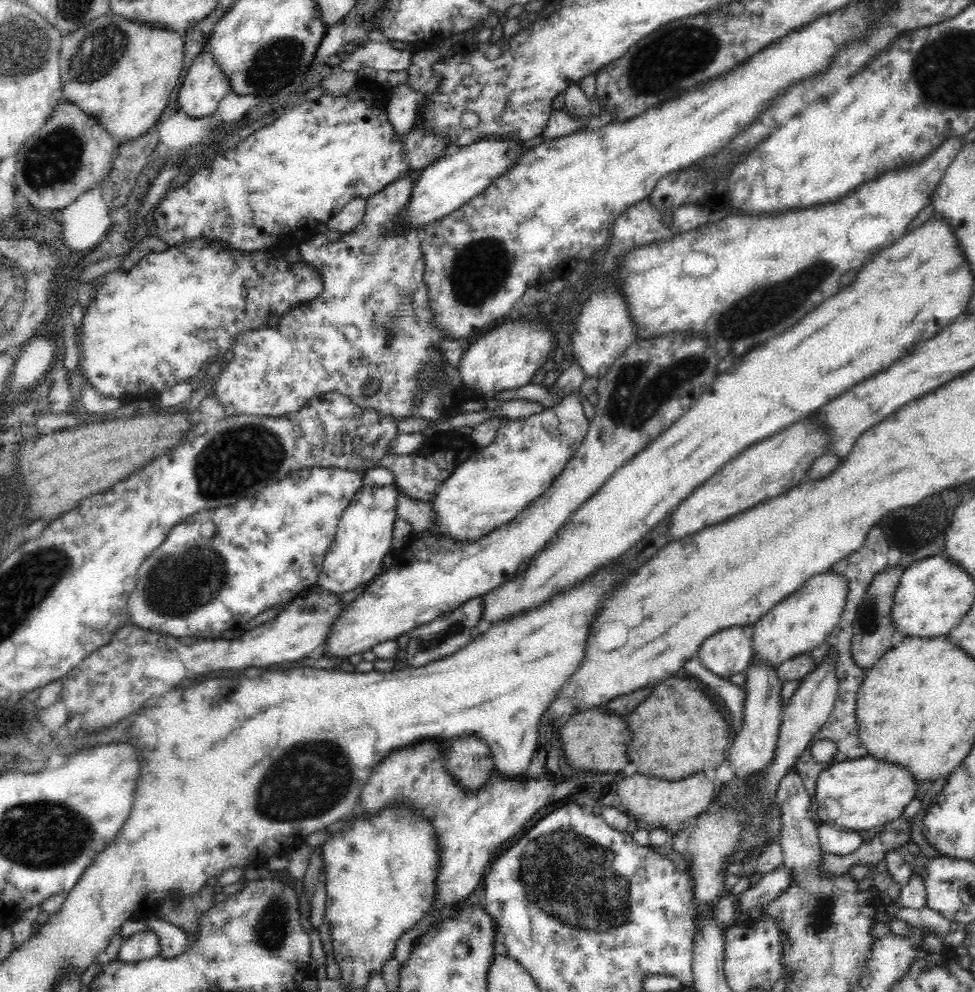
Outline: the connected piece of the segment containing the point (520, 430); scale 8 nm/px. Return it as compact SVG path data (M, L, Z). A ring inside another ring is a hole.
M570 393L563 395L554 406L544 408L542 412L521 419L502 418L494 440L453 470L447 479L437 487L434 499L434 514L438 514L438 534L452 536L459 542L478 541L494 529L507 525L540 498L556 480L574 453L580 448L586 436L589 420L580 404L580 396Z

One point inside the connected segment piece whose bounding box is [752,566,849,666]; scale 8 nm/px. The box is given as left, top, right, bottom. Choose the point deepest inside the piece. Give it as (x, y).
(804, 620)

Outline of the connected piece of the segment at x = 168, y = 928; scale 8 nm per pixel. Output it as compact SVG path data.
M150 917L145 921L149 929L152 929L160 941L161 958L171 959L180 955L190 944L188 935L177 926L168 921Z

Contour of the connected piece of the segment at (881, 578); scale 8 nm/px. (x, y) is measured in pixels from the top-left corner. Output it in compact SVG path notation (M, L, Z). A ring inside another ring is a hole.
M896 565L896 568L887 568L877 574L857 610L857 618L852 628L850 654L852 661L865 670L876 666L880 658L893 648L892 636L894 636L895 625L891 621L891 608L894 594L904 570L905 568L902 568L902 566Z

